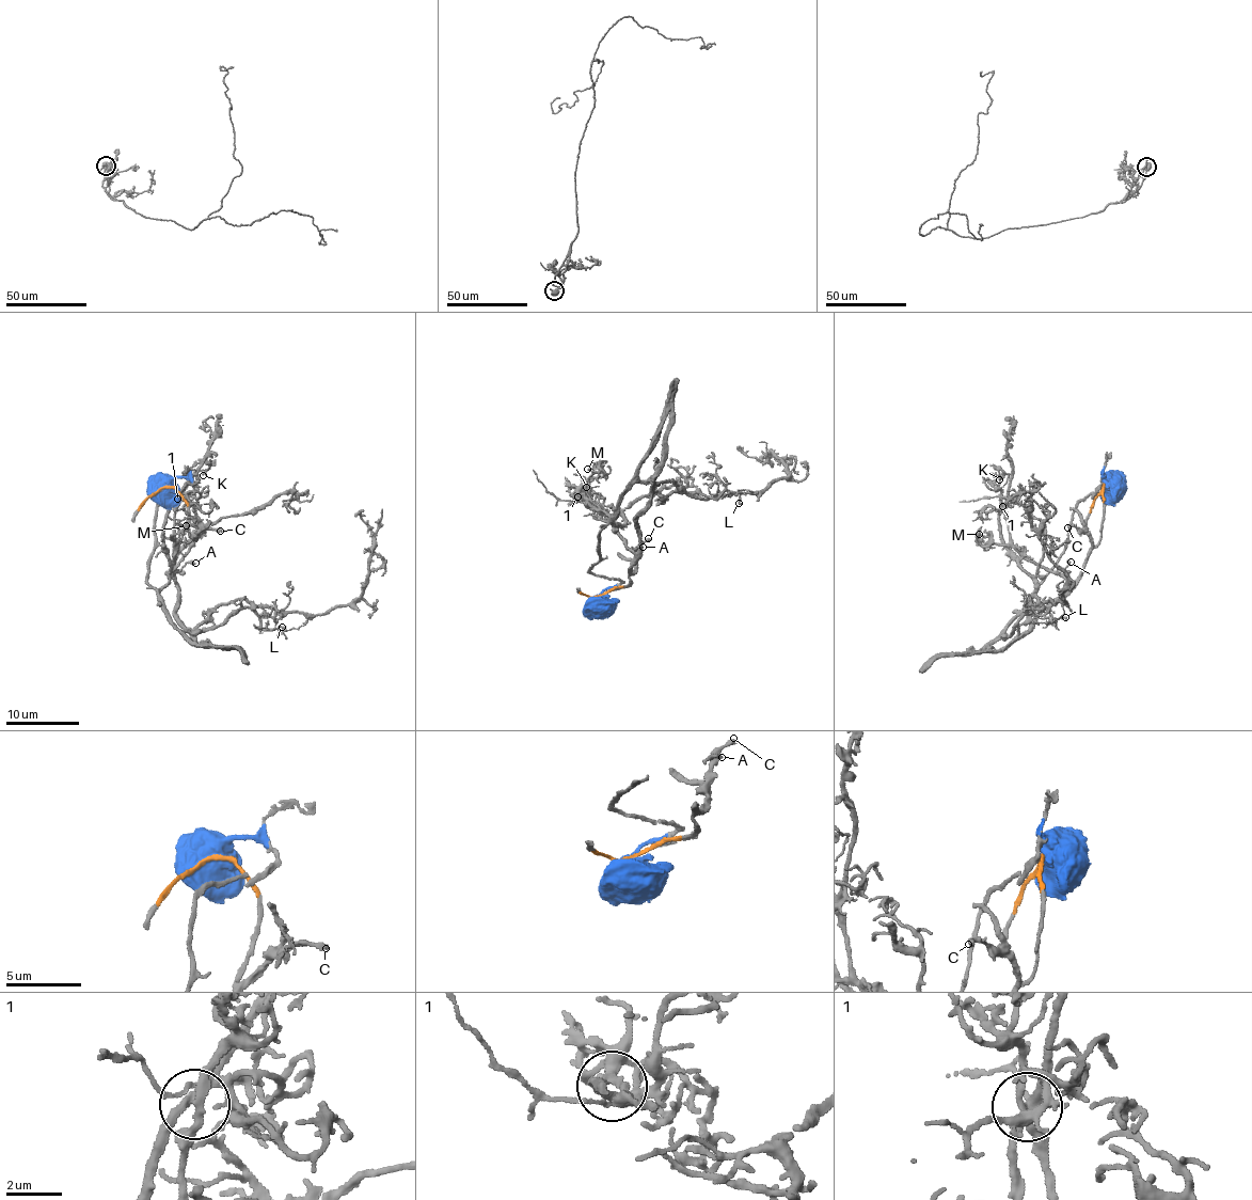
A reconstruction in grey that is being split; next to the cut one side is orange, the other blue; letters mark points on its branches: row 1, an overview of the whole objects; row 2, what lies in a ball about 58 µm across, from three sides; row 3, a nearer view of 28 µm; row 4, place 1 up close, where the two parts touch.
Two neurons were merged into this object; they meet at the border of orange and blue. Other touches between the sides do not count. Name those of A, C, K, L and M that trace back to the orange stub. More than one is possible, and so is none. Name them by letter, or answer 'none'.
A, C, K, L, M

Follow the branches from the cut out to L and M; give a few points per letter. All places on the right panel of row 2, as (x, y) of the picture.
L: (1105, 488), (1102, 539), (1081, 577), (1019, 628), (1033, 597), (1050, 609), (1049, 620), (1065, 616)
M: (1105, 488), (1102, 539), (1074, 582), (1008, 545), (988, 541), (989, 548), (983, 549), (978, 535)

